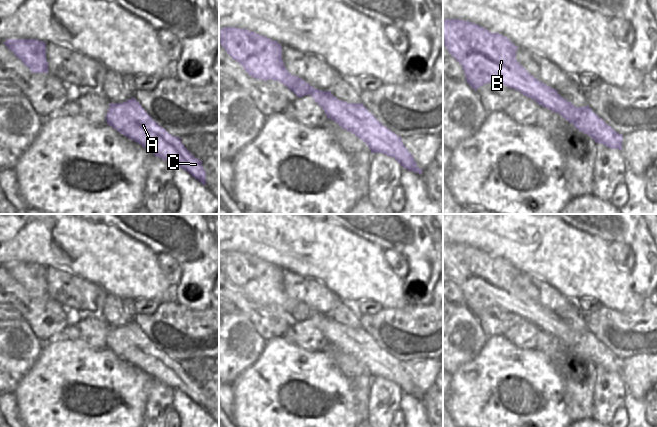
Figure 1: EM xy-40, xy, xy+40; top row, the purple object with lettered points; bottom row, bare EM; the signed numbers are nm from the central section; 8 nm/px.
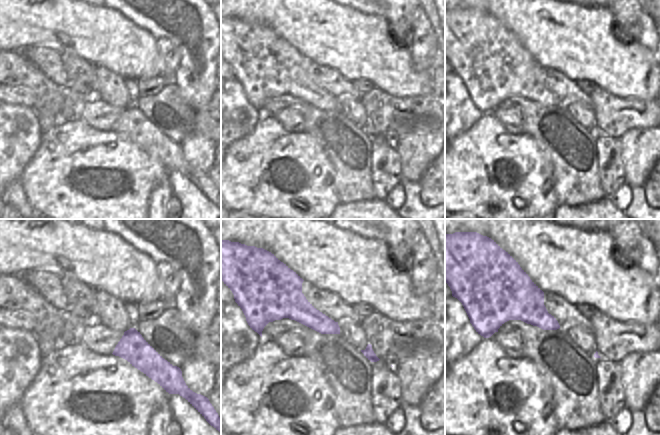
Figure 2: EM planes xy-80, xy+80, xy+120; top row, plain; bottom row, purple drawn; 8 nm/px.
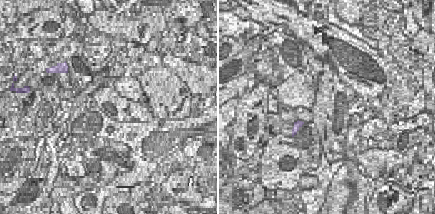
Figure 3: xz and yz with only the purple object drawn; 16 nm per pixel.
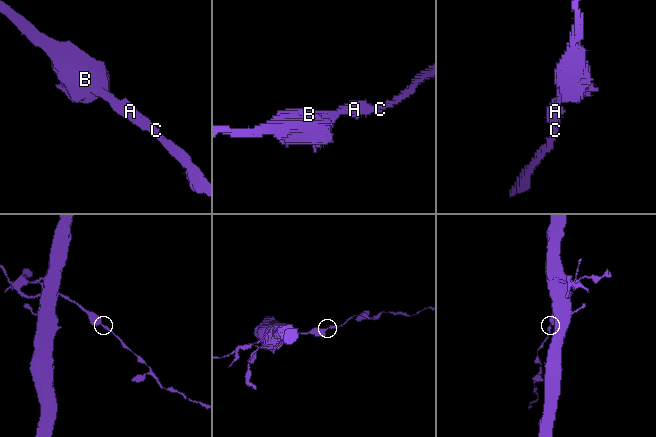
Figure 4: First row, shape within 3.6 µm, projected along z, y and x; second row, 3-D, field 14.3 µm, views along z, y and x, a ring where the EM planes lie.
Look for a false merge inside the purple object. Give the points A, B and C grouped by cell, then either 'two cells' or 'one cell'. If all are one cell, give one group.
A B C | one cell

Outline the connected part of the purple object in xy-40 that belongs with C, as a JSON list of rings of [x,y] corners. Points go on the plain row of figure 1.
[[[133,321],[123,327],[110,327],[106,346],[119,357],[173,389],[187,395],[206,409],[206,396],[197,383],[182,367],[161,351]]]

